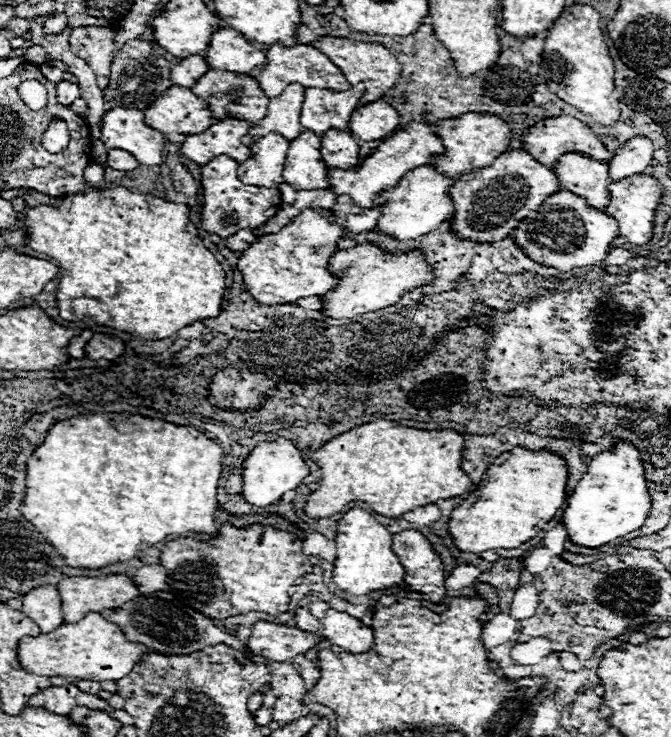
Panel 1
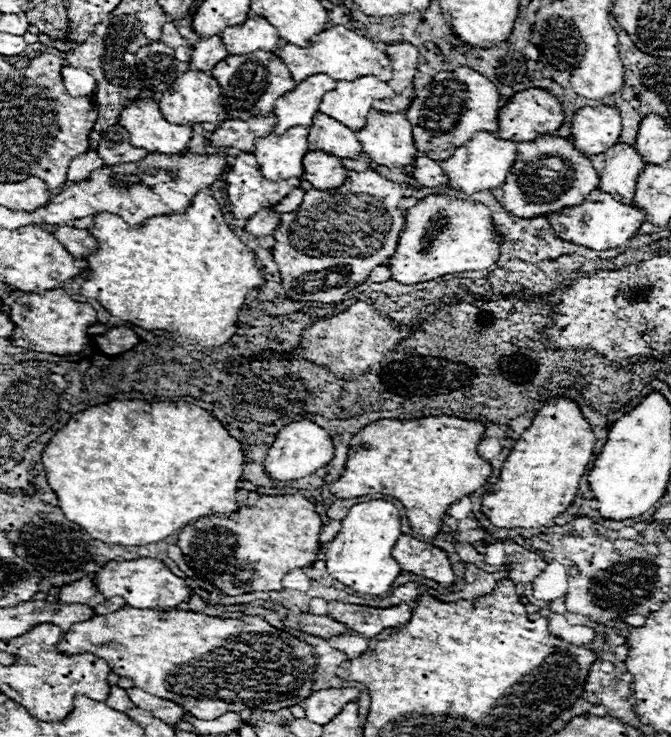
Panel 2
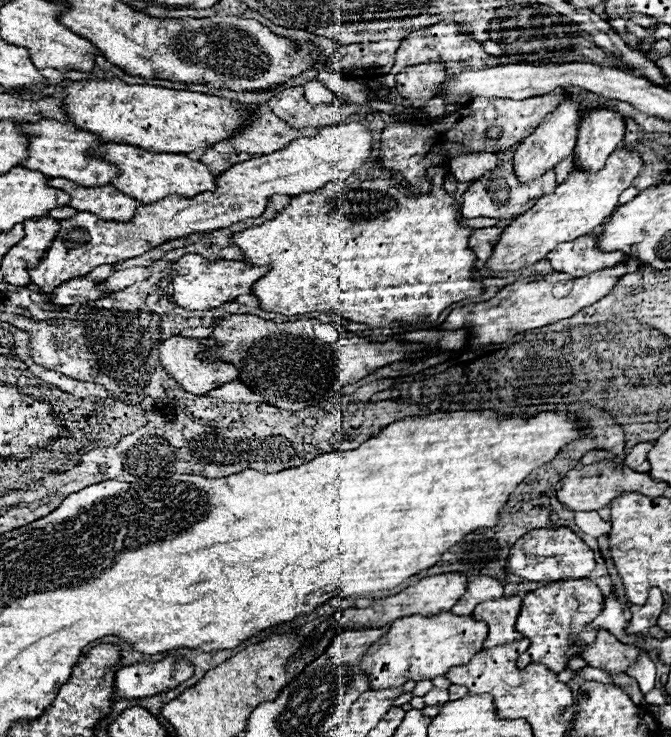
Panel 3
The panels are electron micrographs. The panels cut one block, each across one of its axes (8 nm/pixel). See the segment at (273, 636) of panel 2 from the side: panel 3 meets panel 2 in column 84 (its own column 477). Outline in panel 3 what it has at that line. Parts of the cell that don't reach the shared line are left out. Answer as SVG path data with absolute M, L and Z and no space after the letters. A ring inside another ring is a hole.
M440 612L436 616L408 616L406 620L394 620L390 632L366 652L362 668L370 676L370 688L402 686L410 680L434 680L444 676L450 668L470 662L474 654L482 650L482 642L488 636L488 624L478 622L472 616L454 616Z

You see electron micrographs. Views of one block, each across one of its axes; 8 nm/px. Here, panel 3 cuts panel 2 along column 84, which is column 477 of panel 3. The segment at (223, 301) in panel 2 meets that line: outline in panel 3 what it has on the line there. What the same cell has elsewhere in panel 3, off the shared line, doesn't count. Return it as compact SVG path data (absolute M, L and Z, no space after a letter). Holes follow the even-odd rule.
M350 176L342 182L330 182L322 188L318 188L316 192L294 196L292 204L288 208L284 208L274 220L270 220L262 226L238 232L234 236L234 244L242 248L242 252L246 256L244 262L254 264L254 266L272 266L272 270L262 280L258 280L258 284L254 284L254 294L258 296L260 306L266 312L276 312L276 314L284 314L284 316L296 316L296 314L308 314L308 312L334 312L346 320L368 324L374 328L384 328L384 326L390 326L392 322L406 322L406 324L422 322L422 324L426 324L426 322L438 320L442 310L446 310L450 304L472 298L472 296L480 296L484 292L482 282L474 280L474 264L478 258L468 248L468 238L472 236L474 228L458 224L458 208L460 208L460 202L454 200L452 196L448 196L442 186L434 186L434 190L430 194L416 194L414 196L406 188L396 184L396 180L376 178L376 180L362 182L356 176Z

